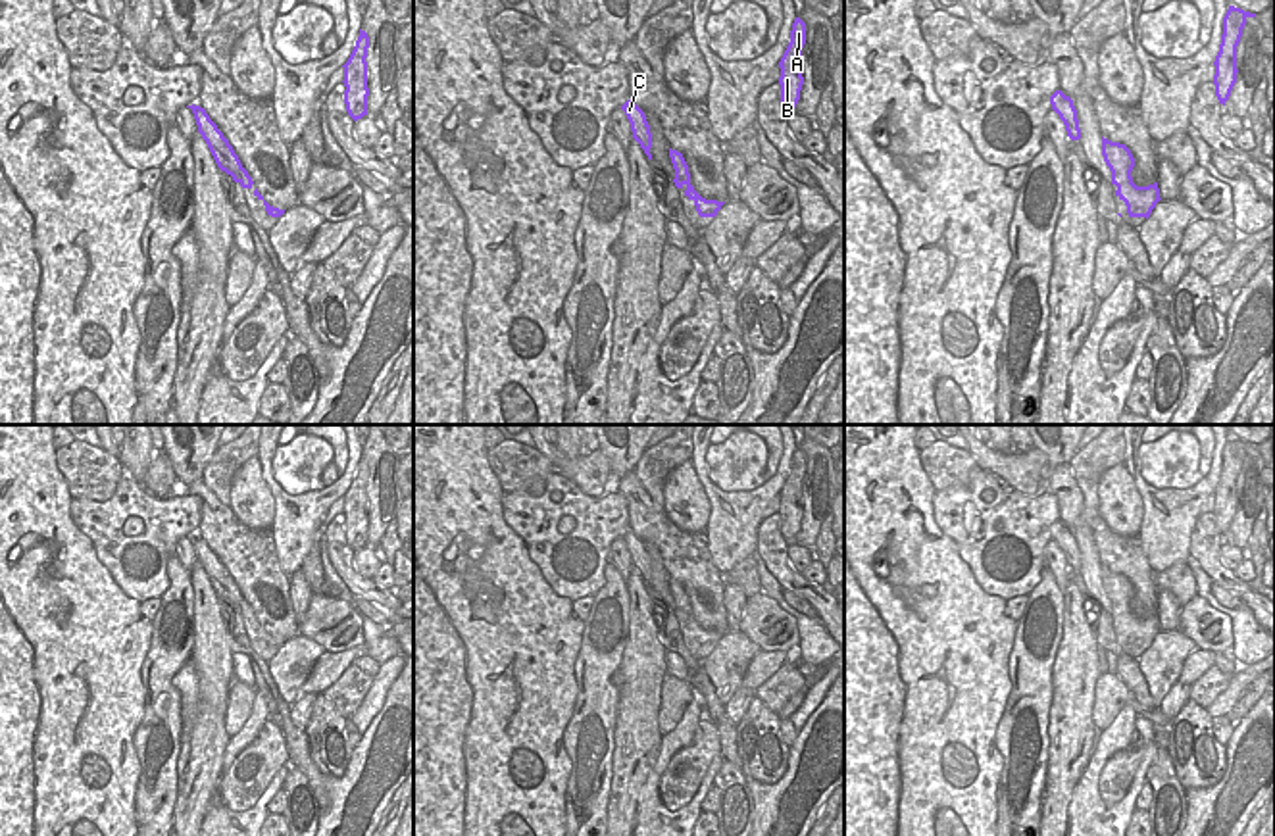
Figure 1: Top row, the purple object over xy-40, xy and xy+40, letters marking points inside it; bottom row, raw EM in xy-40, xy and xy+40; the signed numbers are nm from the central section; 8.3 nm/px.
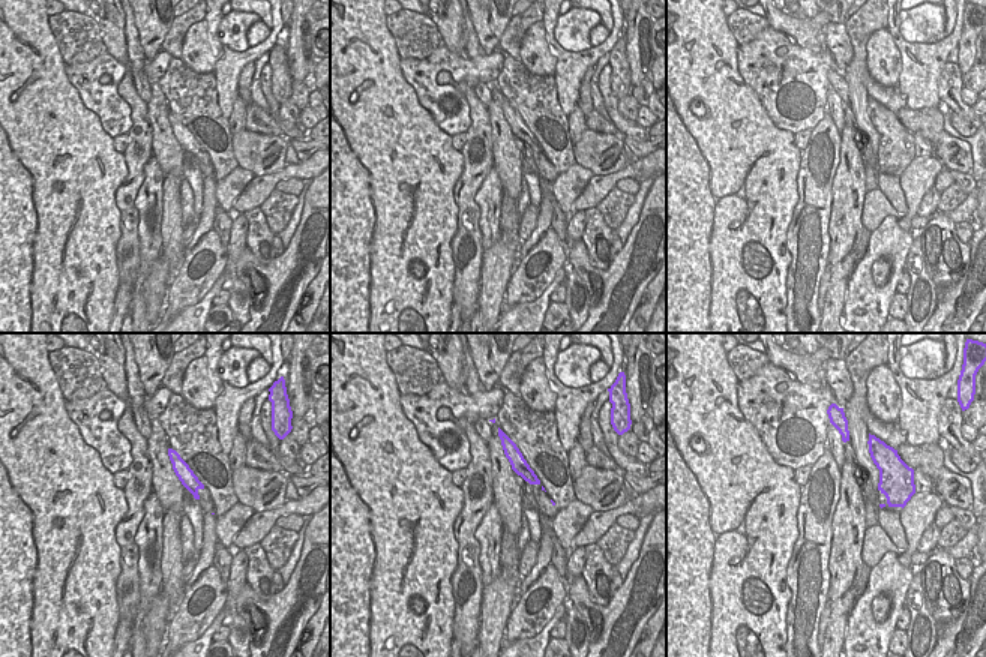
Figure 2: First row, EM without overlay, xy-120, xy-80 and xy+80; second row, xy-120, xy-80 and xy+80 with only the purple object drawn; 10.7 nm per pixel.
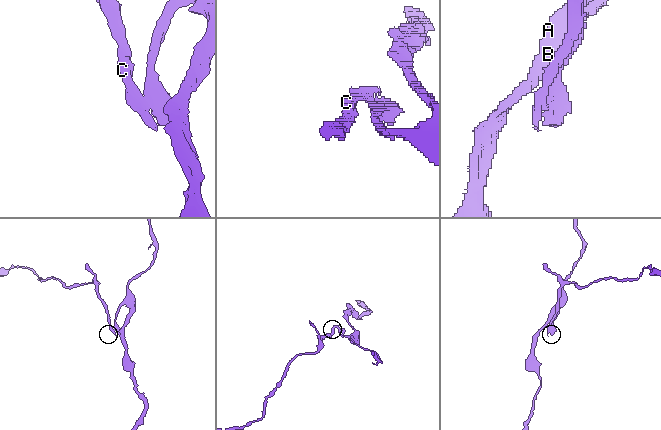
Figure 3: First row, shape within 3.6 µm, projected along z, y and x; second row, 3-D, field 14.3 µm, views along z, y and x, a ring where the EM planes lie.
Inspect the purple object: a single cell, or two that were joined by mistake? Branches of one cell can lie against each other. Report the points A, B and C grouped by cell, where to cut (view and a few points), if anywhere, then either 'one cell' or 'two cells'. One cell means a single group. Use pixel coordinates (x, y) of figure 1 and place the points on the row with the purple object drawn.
groups A B / C; cut xy (675, 175), (687, 183); two cells

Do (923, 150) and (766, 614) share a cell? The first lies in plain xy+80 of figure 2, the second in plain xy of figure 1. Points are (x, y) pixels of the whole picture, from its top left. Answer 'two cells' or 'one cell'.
two cells

